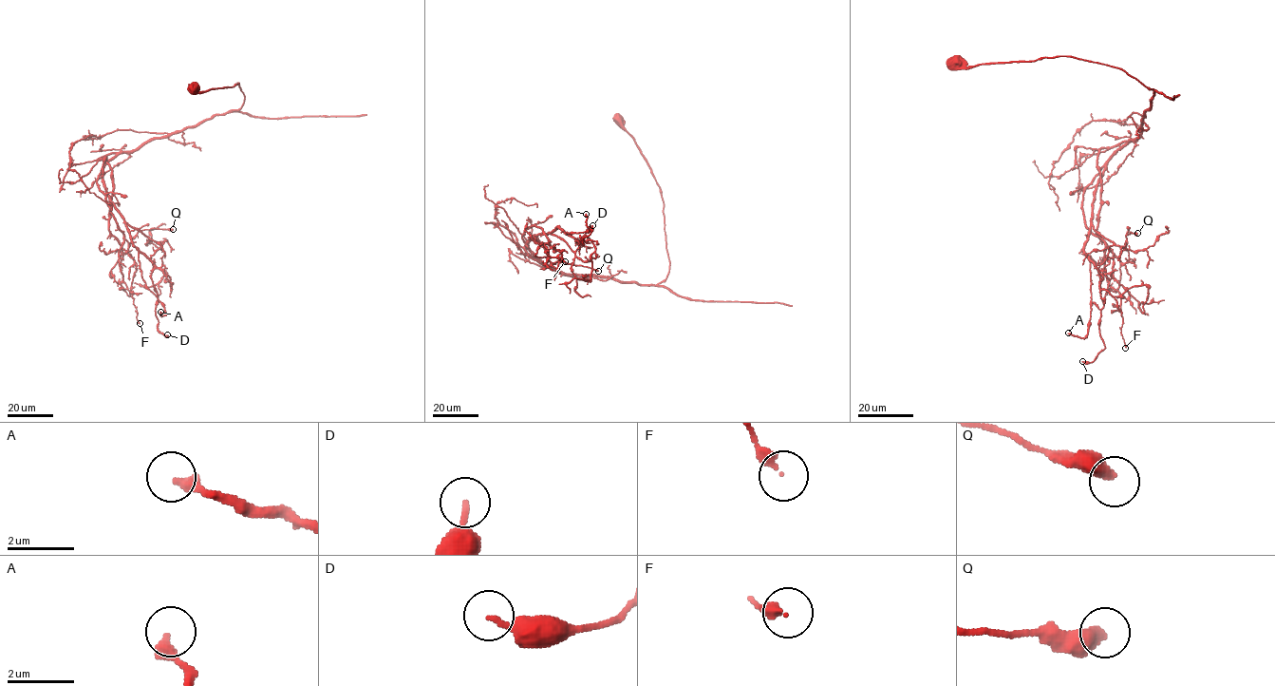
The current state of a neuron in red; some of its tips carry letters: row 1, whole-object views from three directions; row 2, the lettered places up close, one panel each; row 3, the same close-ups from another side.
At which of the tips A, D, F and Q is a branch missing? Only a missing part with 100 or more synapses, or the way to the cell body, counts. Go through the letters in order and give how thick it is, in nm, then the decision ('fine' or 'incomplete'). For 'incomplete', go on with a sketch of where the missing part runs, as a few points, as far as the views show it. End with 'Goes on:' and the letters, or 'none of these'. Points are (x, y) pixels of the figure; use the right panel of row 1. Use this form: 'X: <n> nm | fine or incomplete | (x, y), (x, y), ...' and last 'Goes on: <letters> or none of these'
A: 360 nm | fine
D: 160 nm | fine
F: 300 nm | fine
Q: 480 nm | fine
Goes on: none of these

